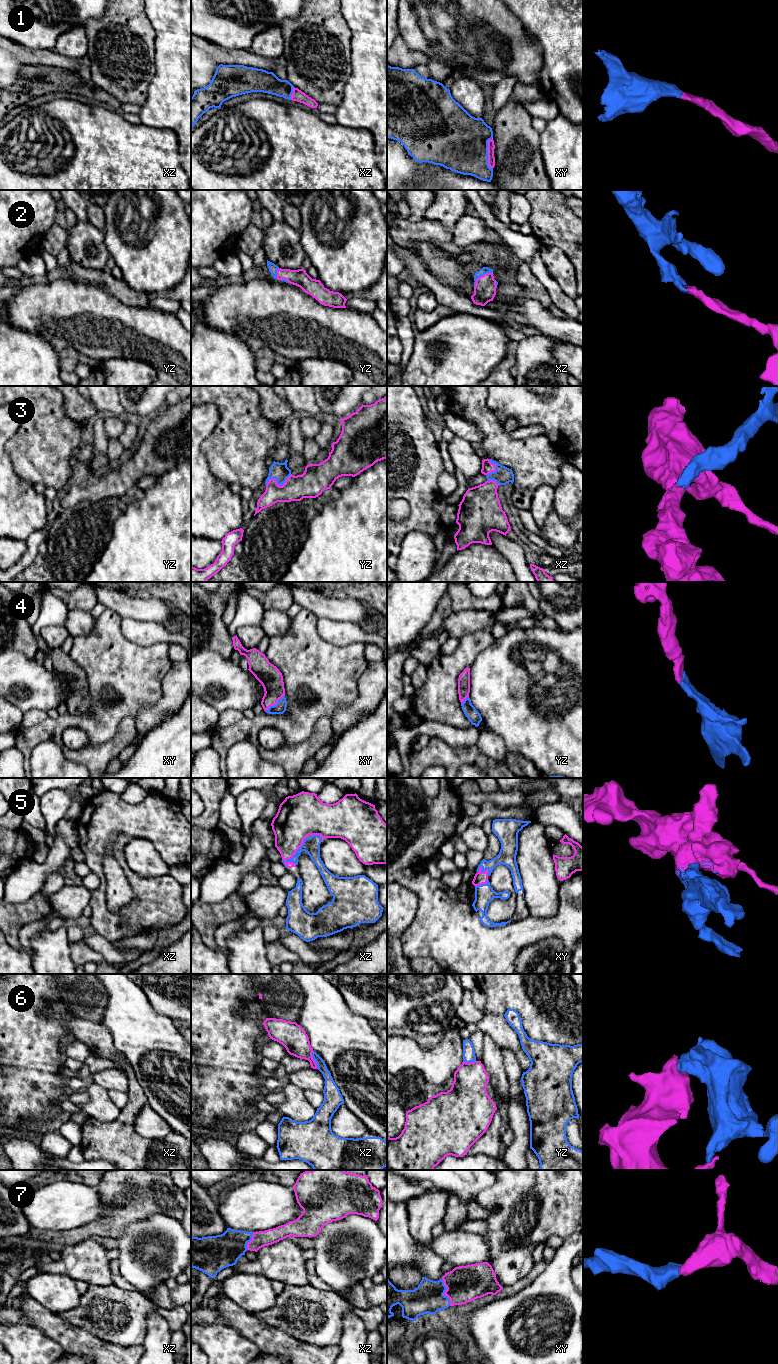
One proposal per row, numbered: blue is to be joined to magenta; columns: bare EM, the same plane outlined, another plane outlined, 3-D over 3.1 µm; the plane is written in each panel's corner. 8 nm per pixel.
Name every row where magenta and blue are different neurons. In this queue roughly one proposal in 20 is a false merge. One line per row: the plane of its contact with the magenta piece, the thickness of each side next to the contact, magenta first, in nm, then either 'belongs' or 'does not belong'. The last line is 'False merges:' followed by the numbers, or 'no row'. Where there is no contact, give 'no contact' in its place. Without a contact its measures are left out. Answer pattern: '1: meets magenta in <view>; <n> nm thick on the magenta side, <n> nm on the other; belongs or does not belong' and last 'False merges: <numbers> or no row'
1: meets magenta in xy; 60 nm thick on the magenta side, 460 nm on the other; belongs
2: meets magenta in xz; 180 nm thick on the magenta side, 60 nm on the other; belongs
3: meets magenta in yz; 200 nm thick on the magenta side, 140 nm on the other; belongs
4: meets magenta in xy; 180 nm thick on the magenta side, 90 nm on the other; belongs
5: meets magenta in xz; 320 nm thick on the magenta side, 140 nm on the other; belongs
6: meets magenta in xz; 220 nm thick on the magenta side, 90 nm on the other; does not belong
7: meets magenta in xy; 300 nm thick on the magenta side, 240 nm on the other; belongs
False merges: 6

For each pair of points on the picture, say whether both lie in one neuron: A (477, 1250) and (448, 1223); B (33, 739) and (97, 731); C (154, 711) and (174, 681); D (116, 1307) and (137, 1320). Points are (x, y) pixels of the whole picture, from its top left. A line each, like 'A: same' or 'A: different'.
A: different
B: same
C: same
D: same

